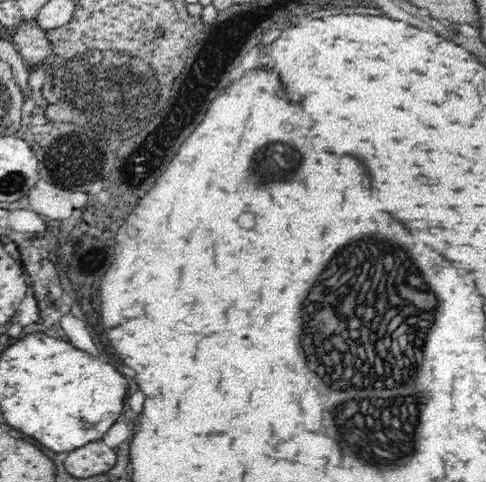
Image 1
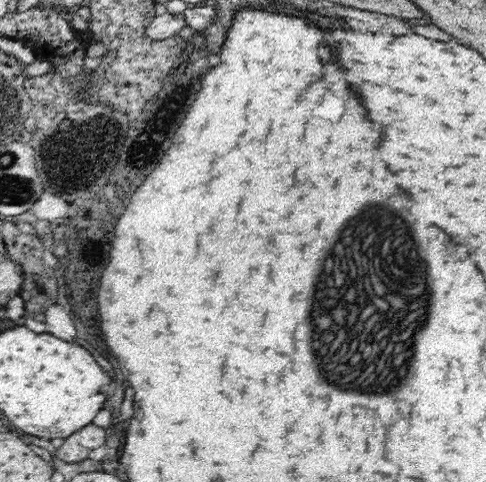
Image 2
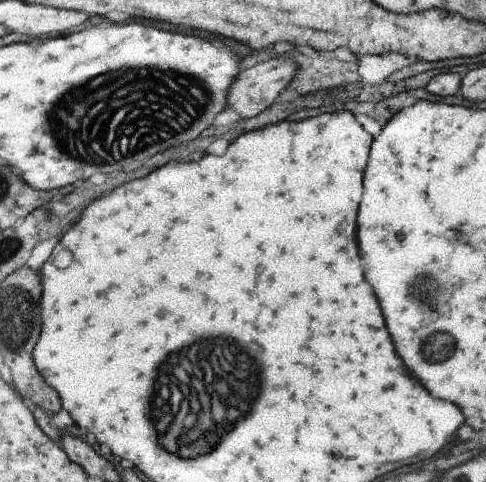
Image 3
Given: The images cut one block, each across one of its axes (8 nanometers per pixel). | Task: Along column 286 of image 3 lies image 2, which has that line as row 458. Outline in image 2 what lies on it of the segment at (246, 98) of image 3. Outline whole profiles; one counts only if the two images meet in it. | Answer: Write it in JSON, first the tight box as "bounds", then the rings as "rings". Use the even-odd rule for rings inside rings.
{"bounds":[56,422,106,464],"rings":[[[94,422],[84,426],[82,430],[74,432],[64,440],[64,444],[56,450],[56,456],[68,464],[86,462],[88,454],[106,442],[106,430],[98,428]]]}

